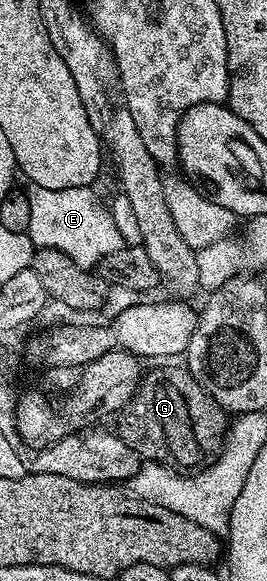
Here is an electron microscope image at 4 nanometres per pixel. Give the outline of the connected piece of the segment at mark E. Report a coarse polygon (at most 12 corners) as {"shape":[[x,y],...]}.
{"shape":[[29,185],[27,235],[93,269],[126,238],[89,186]]}

